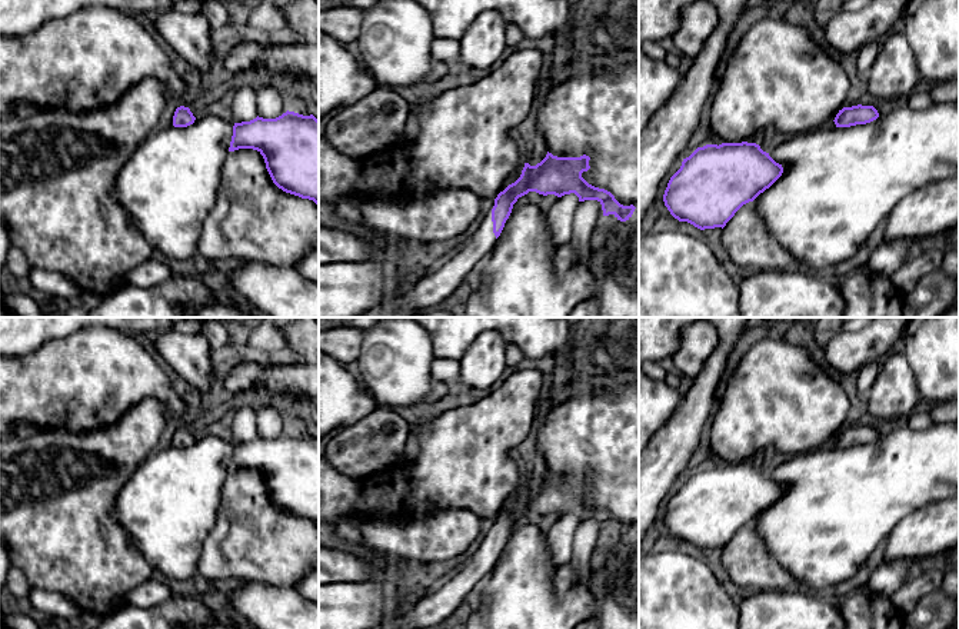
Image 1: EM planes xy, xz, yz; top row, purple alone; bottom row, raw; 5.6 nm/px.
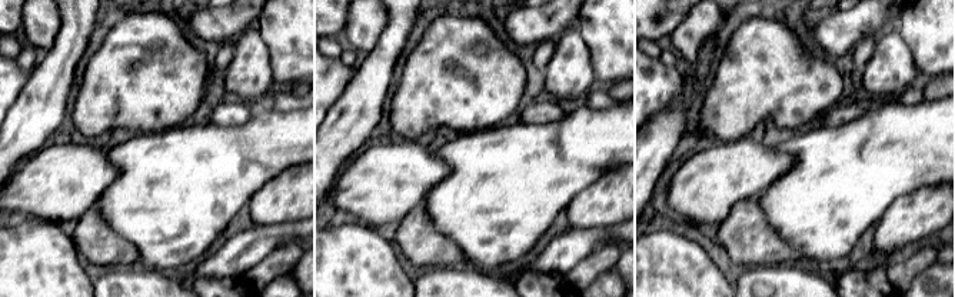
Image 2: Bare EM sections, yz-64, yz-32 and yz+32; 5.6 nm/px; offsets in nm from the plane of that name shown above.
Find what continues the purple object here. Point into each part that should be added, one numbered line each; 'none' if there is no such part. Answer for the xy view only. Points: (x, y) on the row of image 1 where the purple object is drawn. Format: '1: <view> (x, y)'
none

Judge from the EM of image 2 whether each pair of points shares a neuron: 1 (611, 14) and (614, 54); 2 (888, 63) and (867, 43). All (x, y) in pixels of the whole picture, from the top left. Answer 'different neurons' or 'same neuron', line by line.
1: same neuron
2: different neurons

